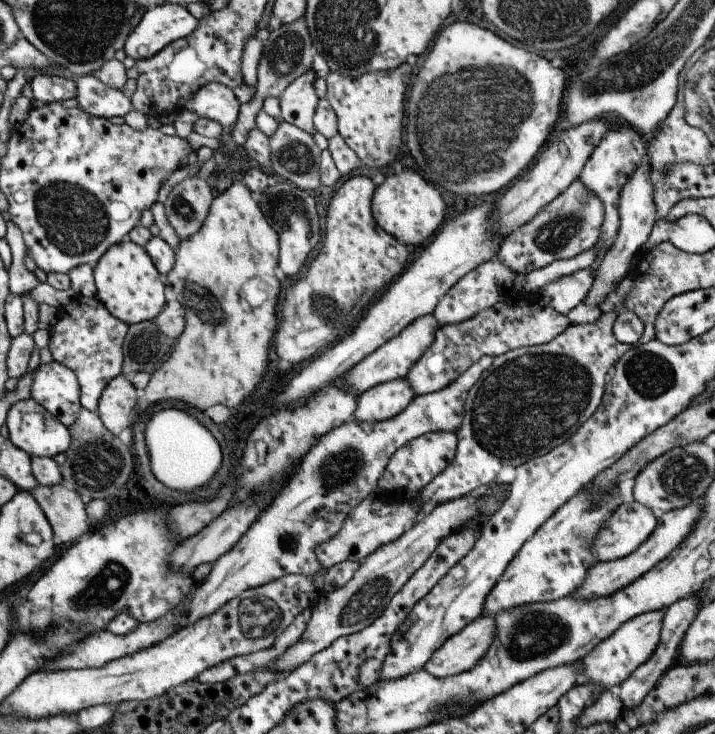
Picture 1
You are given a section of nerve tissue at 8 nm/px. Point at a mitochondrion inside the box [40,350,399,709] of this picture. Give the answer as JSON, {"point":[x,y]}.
{"point":[105,590]}

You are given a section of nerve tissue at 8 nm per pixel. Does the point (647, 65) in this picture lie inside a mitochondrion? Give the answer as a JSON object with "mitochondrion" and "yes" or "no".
{"mitochondrion":"yes"}

